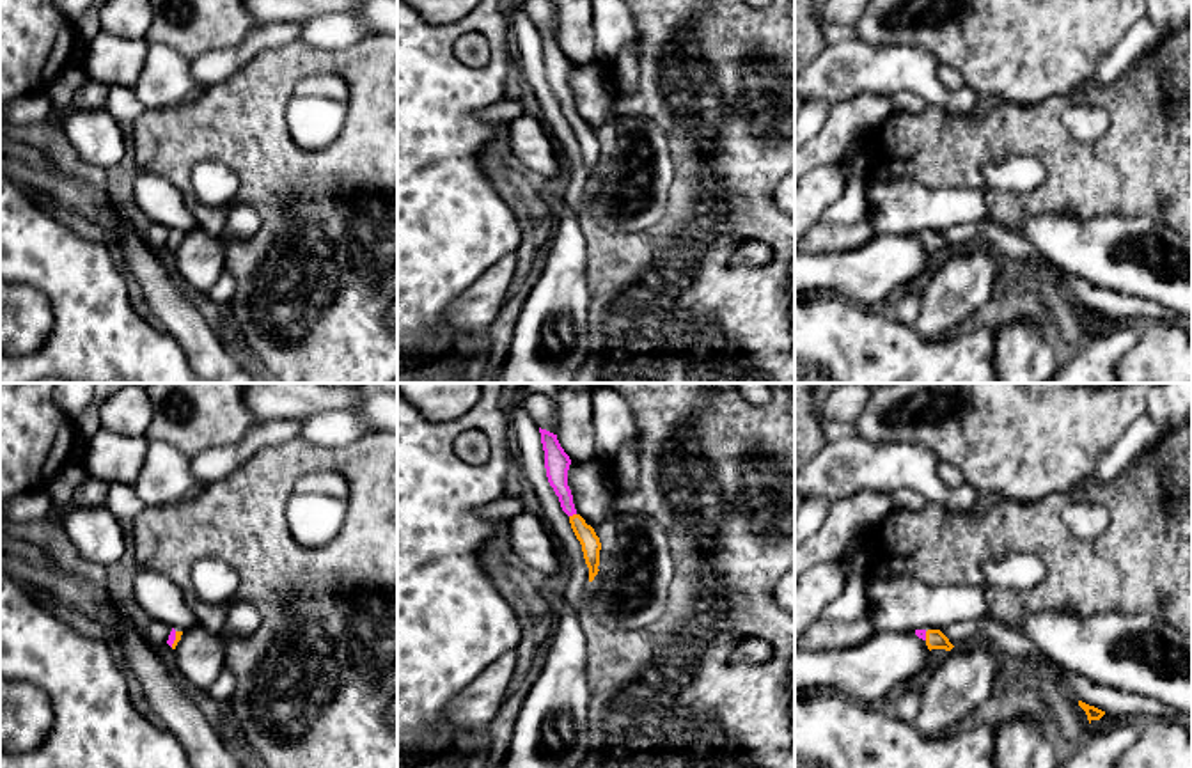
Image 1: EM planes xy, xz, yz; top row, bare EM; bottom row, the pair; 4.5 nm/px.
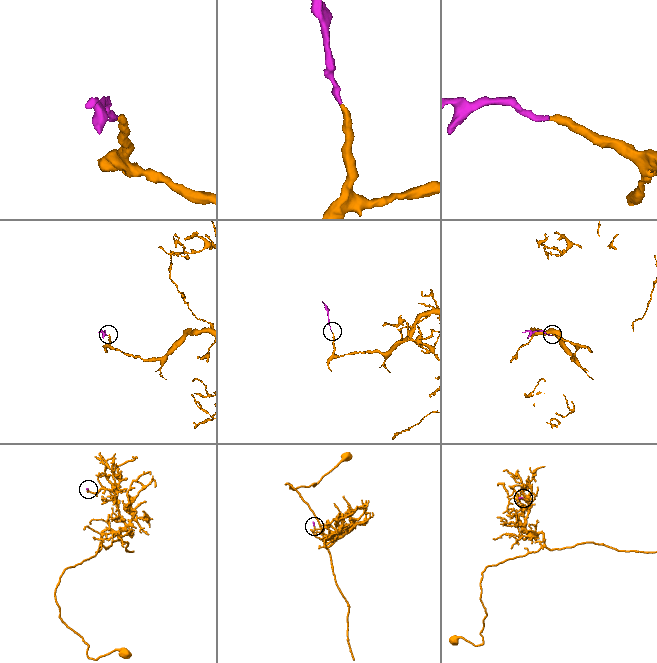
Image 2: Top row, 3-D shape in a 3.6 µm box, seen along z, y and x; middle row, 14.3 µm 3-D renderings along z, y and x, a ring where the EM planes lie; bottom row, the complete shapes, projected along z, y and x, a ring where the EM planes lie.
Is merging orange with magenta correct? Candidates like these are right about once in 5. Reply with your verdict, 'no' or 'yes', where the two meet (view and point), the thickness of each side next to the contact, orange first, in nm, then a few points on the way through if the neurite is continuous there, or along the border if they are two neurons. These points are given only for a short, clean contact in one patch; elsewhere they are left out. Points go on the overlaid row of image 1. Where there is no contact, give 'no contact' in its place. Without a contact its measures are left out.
yes | xz (573, 515) | 90/110 nm | across xz (584, 532), (573, 515), (557, 479), (557, 463)

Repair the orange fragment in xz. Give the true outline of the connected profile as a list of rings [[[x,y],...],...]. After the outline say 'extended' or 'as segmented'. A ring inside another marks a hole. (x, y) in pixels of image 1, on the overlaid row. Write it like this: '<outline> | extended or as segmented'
[[[541,429],[541,443],[545,451],[545,468],[550,486],[559,497],[562,511],[569,516],[571,529],[582,545],[584,559],[589,568],[589,582],[598,575],[601,543],[594,529],[576,513],[573,495],[568,486],[569,456],[561,447],[557,435]]] | extended

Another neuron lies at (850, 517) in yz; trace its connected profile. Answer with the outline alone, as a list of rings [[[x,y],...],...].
[[[869,490],[834,502],[825,523],[795,548],[795,580],[812,566],[843,559],[855,537],[887,521],[890,502],[892,493]]]

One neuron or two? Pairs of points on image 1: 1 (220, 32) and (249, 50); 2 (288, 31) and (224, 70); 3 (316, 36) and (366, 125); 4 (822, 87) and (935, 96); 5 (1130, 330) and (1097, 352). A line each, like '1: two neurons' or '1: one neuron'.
1: two neurons
2: one neuron
3: two neurons
4: one neuron
5: one neuron

